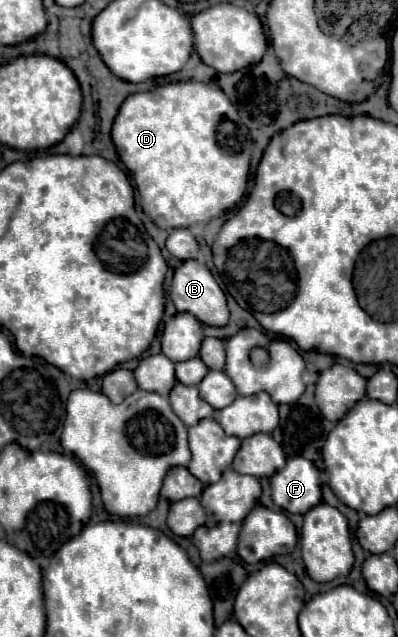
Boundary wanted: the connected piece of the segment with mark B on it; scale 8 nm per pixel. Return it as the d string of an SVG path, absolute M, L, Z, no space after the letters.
M185 260L175 270L173 284L171 284L171 300L177 308L177 312L189 312L207 326L225 326L229 322L229 308L227 308L227 298L225 298L223 290L215 282L213 274L197 260Z

